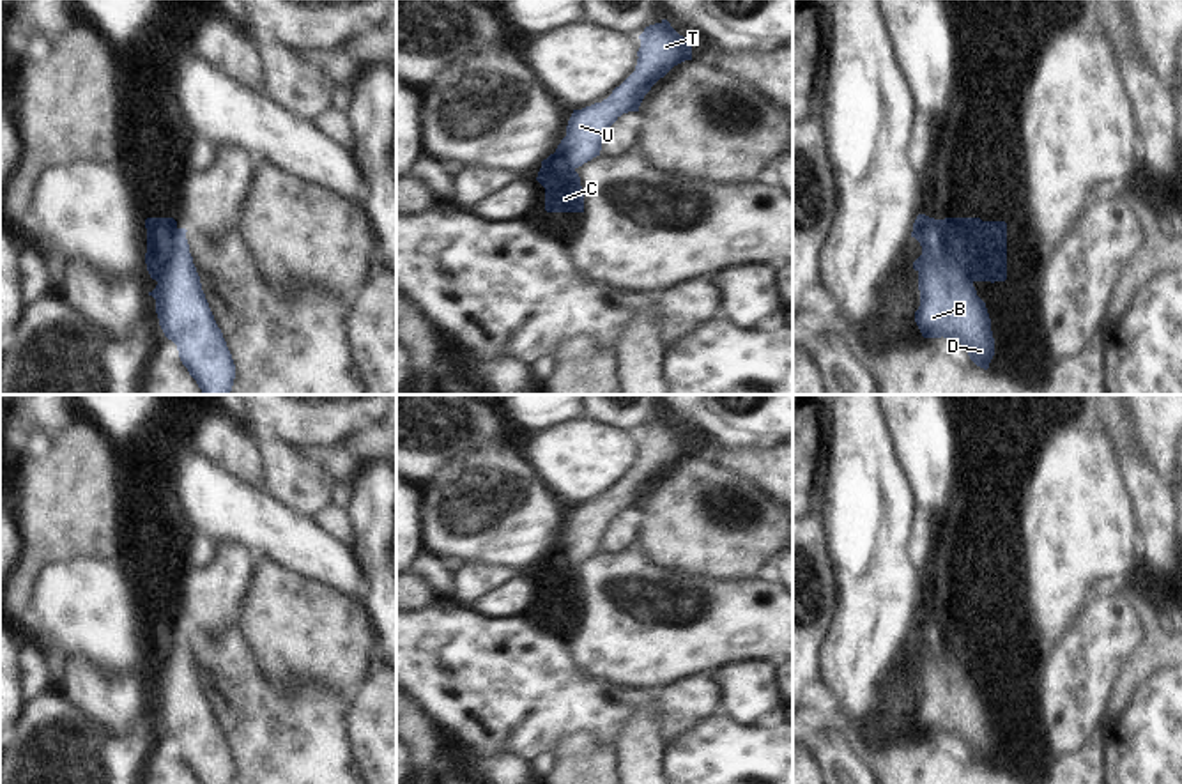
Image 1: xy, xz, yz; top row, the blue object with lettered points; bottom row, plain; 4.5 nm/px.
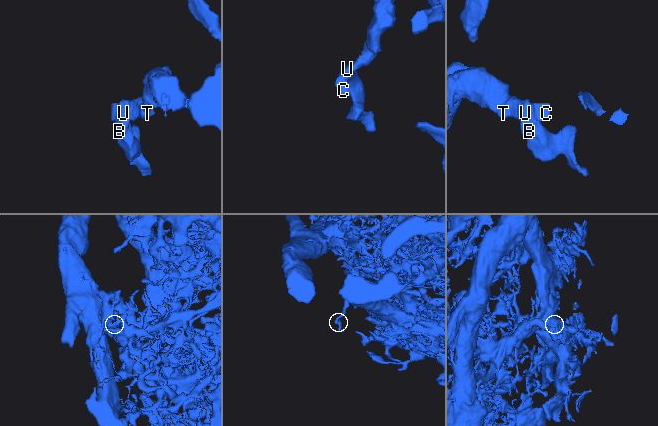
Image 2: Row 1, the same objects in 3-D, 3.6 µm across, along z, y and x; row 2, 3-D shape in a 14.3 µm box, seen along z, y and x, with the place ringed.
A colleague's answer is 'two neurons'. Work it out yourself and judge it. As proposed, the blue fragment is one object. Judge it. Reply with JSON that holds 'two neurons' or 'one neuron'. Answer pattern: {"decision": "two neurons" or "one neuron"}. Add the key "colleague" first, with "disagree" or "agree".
{"colleague": "agree", "decision": "two neurons"}

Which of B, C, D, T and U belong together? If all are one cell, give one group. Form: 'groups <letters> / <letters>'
groups B D T U / C

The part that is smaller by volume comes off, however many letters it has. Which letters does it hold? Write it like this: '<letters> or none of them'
C

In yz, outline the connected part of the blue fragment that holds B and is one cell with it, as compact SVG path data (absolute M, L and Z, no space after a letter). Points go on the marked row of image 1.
M918 214L911 237L922 246L922 255L913 262L920 290L915 322L922 336L957 340L970 359L987 370L994 356L991 319L952 250L943 221Z

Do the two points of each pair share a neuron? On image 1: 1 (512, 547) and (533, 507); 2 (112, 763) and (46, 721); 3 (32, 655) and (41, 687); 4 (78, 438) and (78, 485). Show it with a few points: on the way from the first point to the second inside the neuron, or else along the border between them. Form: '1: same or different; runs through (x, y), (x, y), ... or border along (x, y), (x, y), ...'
1: same; runs through (512, 537), (512, 528), (522, 517)
2: same; runs through (96, 763), (89, 763), (62, 737)
3: same; runs through (34, 662), (38, 680)
4: same; runs through (78, 450), (78, 473)

